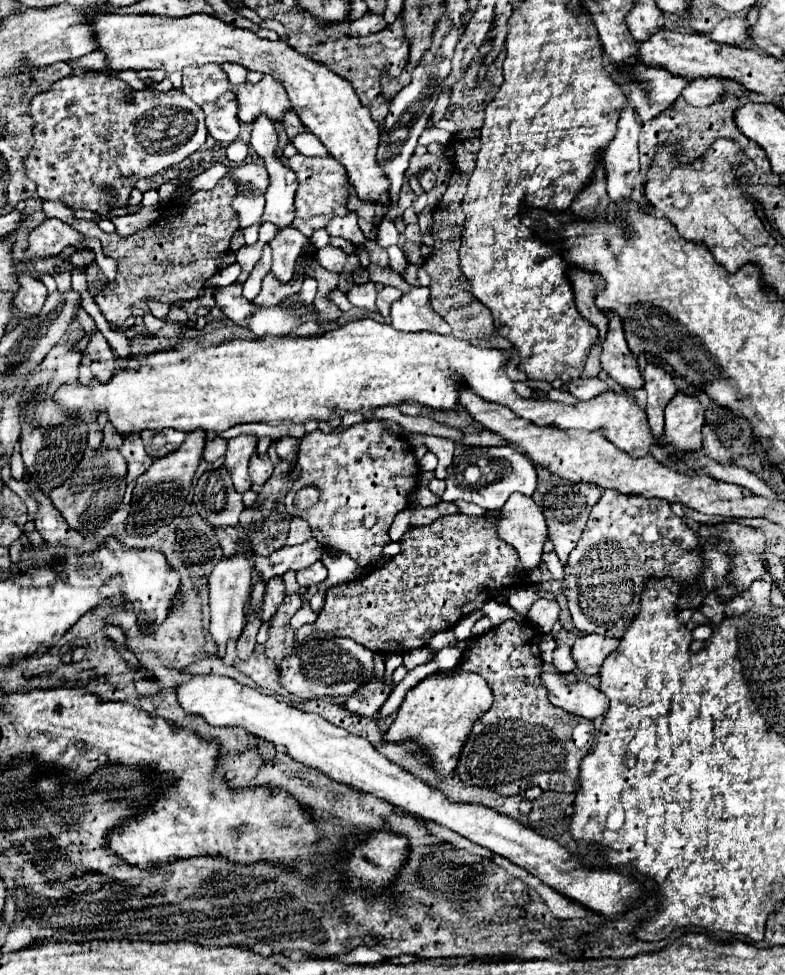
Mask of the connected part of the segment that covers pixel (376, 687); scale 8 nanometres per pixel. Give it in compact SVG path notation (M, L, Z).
M370 678L370 682L362 684L362 688L358 688L358 694L354 694L352 698L346 700L346 708L354 714L360 716L376 716L378 710L382 708L382 704L386 702L386 698L390 696L394 684L386 682L384 678Z

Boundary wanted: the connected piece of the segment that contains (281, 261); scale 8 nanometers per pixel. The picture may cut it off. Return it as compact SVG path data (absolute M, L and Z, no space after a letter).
M282 228L278 234L268 242L272 248L272 274L282 282L290 282L294 274L296 258L302 254L302 248L308 244L300 232L294 228Z

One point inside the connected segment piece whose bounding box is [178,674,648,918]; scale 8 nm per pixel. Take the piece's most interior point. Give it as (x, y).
(311, 740)

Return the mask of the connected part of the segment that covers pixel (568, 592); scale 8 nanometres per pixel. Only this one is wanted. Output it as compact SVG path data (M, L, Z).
M604 490L590 512L576 550L570 552L564 566L564 596L578 632L614 638L624 636L636 608L640 608L644 584L664 576L682 582L688 580L688 592L680 596L680 610L695 610L702 604L696 532L664 500Z

